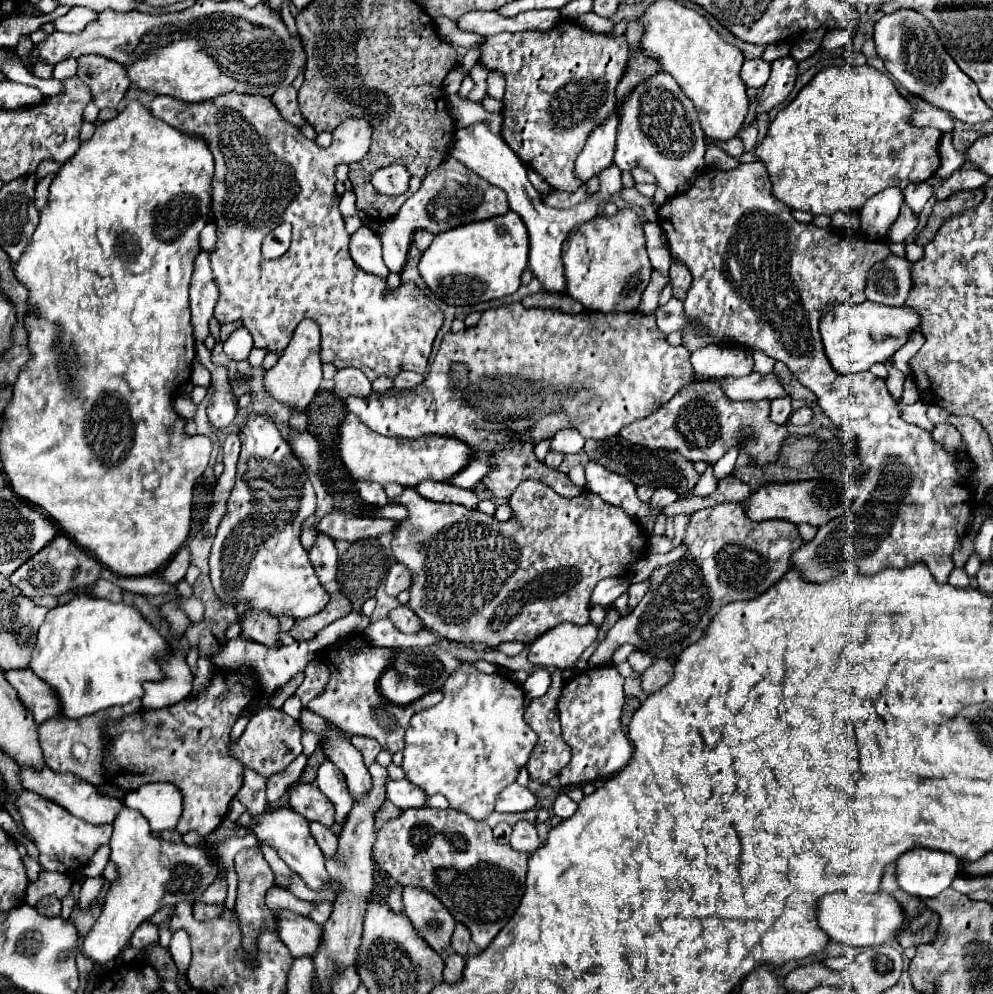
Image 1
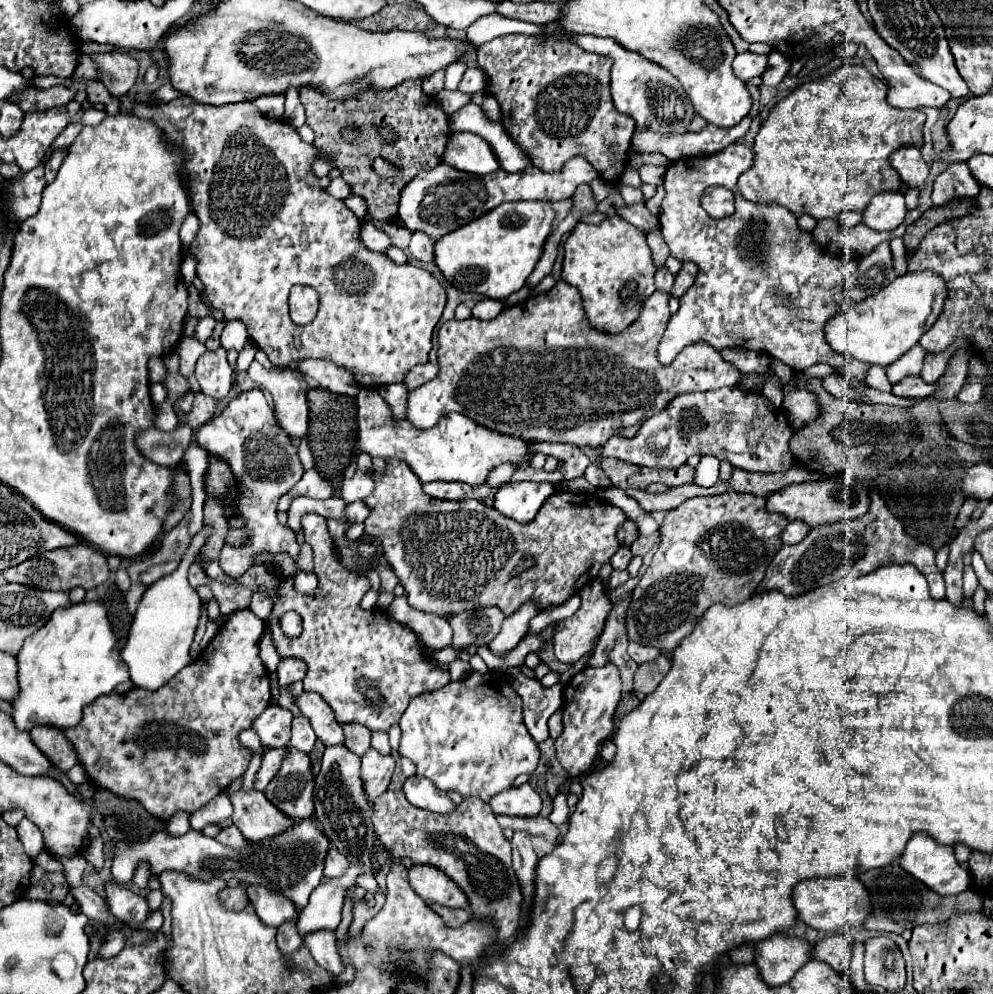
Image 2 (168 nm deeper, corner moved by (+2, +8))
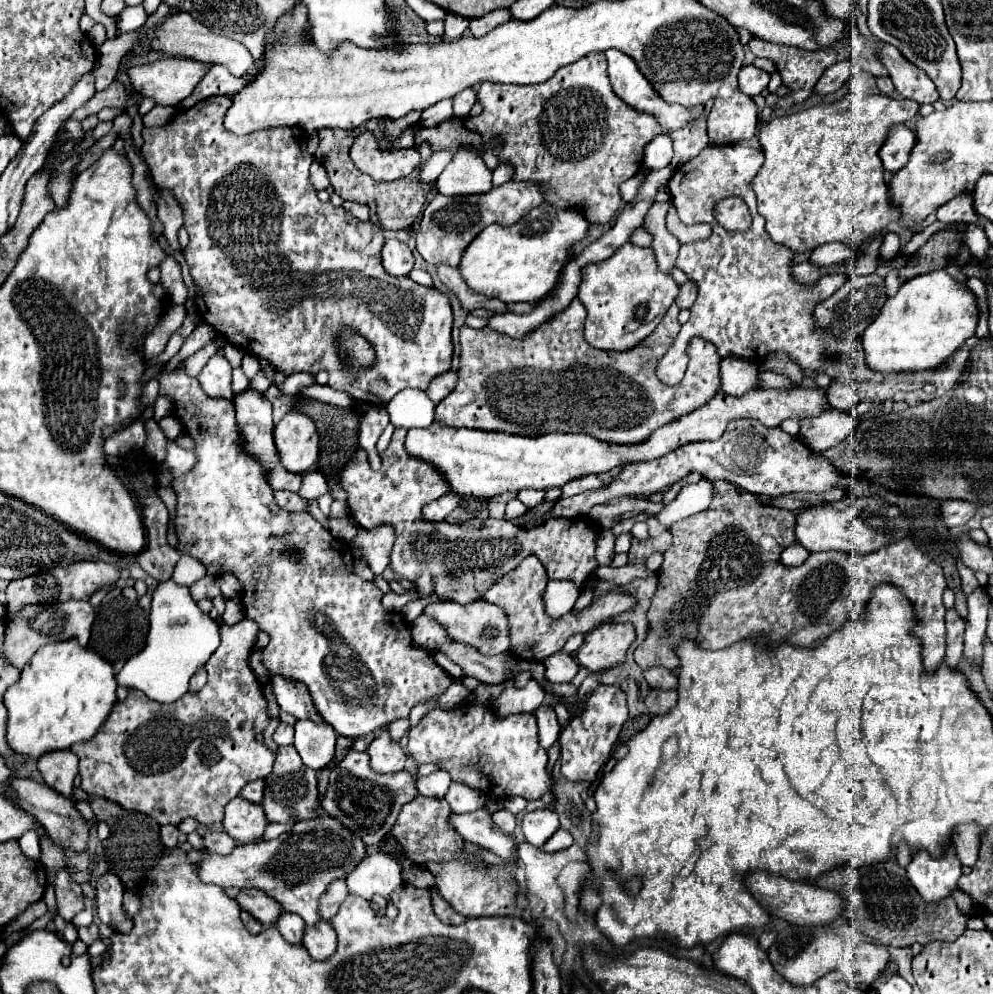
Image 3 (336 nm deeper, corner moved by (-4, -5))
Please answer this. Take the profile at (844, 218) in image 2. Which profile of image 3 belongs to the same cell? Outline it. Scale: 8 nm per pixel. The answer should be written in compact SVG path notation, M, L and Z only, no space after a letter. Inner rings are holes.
M835 242L835 244L825 244L825 246L819 246L817 250L813 250L809 256L809 262L817 268L825 268L825 266L833 266L837 262L849 260L853 256L855 256L855 252L849 250L849 246L841 246L841 242Z

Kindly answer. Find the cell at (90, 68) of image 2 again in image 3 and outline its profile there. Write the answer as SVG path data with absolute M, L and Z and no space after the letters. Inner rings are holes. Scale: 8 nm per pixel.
M155 105L152 110L143 116L143 124L146 127L163 126L172 119L175 113L175 107Z

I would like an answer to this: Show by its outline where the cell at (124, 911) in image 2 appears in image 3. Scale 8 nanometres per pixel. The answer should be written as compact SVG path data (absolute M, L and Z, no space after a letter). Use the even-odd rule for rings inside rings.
M111 872L99 876L99 880L97 880L97 914L99 914L99 918L113 930L129 932L133 928L131 926L133 922L129 918L125 918L125 914L121 910L121 902L123 902L121 880Z

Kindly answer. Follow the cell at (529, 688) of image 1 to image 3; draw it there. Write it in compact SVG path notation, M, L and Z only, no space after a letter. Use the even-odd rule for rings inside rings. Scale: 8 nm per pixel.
M563 650L551 654L543 664L547 668L545 678L549 682L571 682L579 672L577 658L567 654L567 652L563 652Z

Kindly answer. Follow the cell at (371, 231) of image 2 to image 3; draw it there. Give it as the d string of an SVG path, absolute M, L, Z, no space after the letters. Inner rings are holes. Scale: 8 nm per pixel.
M395 238L385 242L381 250L381 258L383 258L385 272L391 276L407 276L413 268L413 252L405 242Z

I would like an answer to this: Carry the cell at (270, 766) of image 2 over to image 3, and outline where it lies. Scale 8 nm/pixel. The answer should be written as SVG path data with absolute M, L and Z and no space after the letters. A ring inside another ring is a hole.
M253 780L253 782L249 782L249 784L241 790L241 798L249 800L249 802L253 802L253 804L261 804L263 788L265 788L265 782L263 782L263 780Z

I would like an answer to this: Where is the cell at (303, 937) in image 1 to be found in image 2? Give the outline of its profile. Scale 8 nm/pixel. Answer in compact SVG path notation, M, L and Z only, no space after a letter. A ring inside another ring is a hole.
M249 885L247 897L249 897L249 903L255 907L257 915L263 919L265 925L279 927L283 923L295 923L299 919L297 907L287 897L283 897L281 893L269 891L267 887Z

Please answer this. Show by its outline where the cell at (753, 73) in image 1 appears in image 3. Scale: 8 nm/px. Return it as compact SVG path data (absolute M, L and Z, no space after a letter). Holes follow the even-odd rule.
M743 66L739 72L739 90L747 96L761 94L769 84L769 74L755 66Z

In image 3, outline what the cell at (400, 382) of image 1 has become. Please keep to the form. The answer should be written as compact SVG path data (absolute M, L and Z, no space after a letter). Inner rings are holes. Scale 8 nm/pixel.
M449 370L449 372L437 376L437 378L429 384L427 394L429 394L429 398L433 398L435 404L439 404L445 396L449 396L449 394L455 390L455 386L457 386L457 372Z

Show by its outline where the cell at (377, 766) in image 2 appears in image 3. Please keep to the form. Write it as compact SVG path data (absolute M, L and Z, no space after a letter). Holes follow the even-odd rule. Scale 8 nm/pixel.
M381 728L375 734L375 740L367 748L371 756L371 766L381 772L397 772L405 768L407 752L399 746L399 742L393 742L389 736L389 728Z

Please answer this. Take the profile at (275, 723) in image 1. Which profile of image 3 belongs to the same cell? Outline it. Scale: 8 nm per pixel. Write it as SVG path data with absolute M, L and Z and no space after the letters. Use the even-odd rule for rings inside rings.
M279 724L275 734L273 734L273 740L277 746L293 744L293 726L291 724Z

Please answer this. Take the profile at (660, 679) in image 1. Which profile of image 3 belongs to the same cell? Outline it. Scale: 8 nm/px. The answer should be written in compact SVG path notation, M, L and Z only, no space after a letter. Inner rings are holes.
M651 690L647 700L645 700L645 704L647 704L651 714L663 716L663 714L667 714L677 704L677 692L673 692L673 690L667 690L667 692Z

